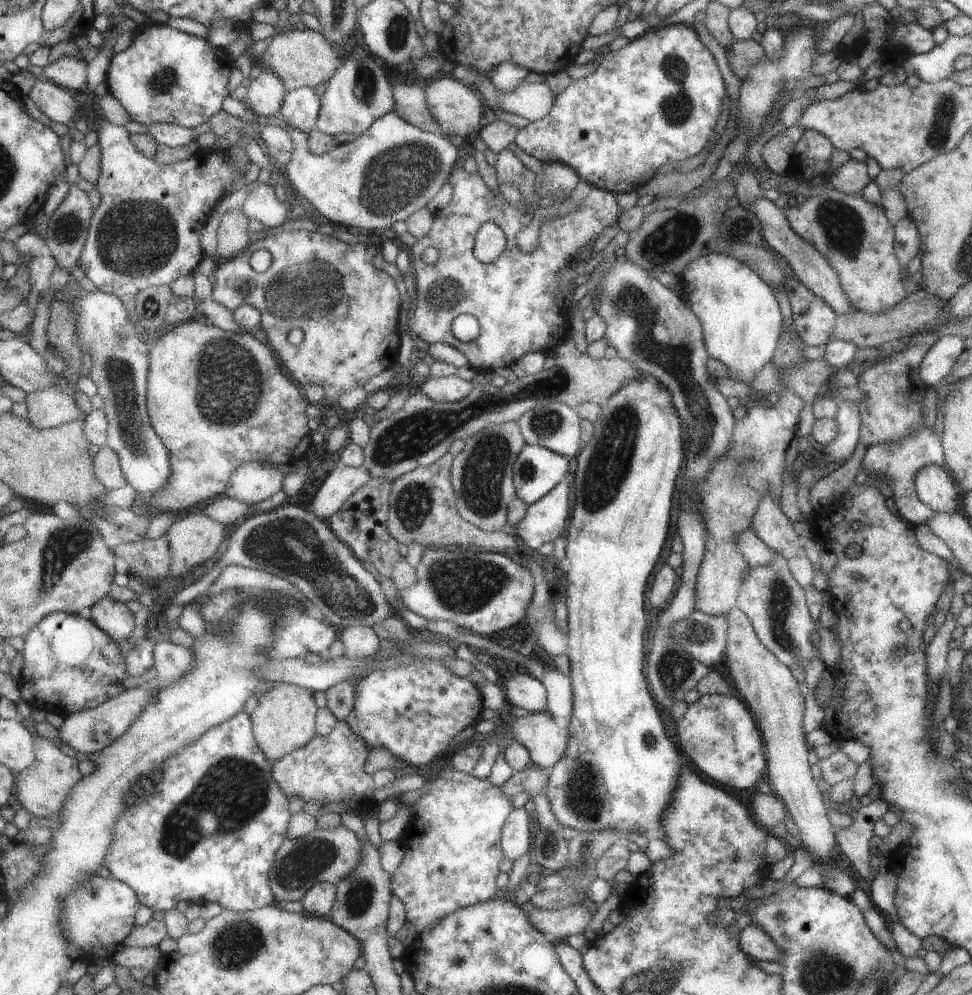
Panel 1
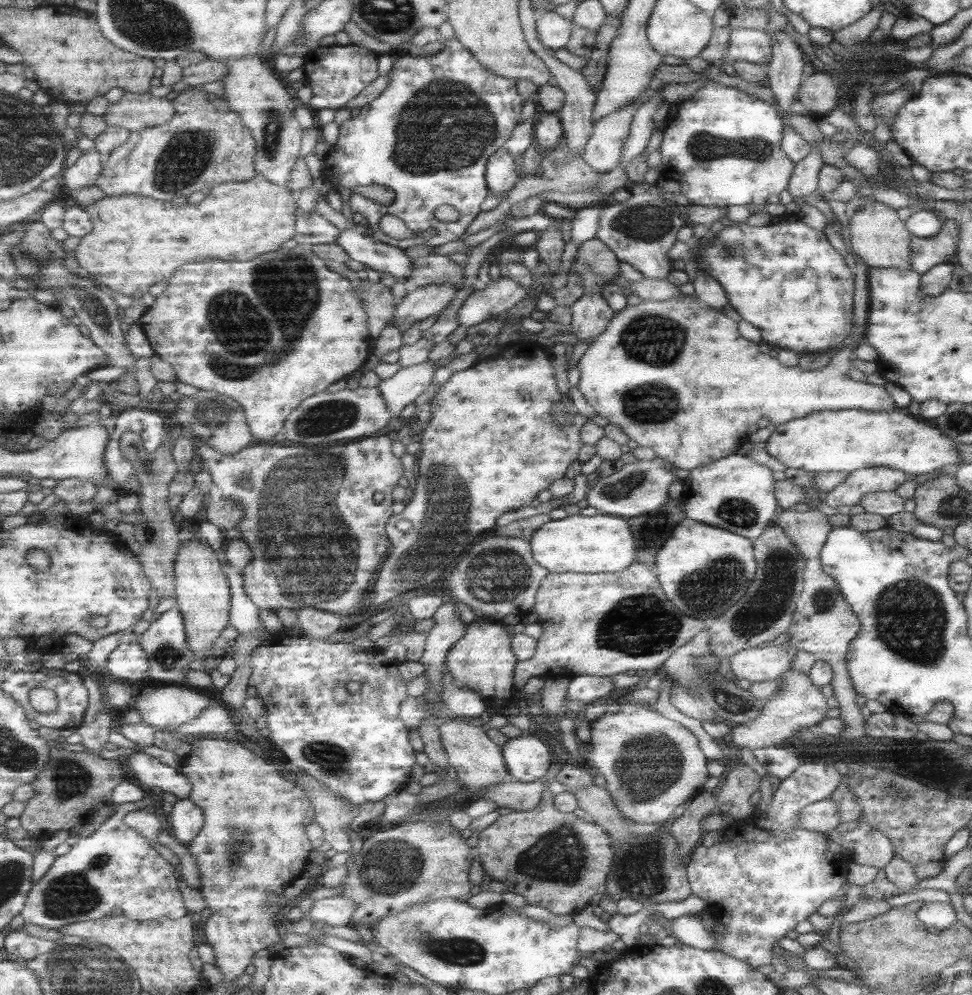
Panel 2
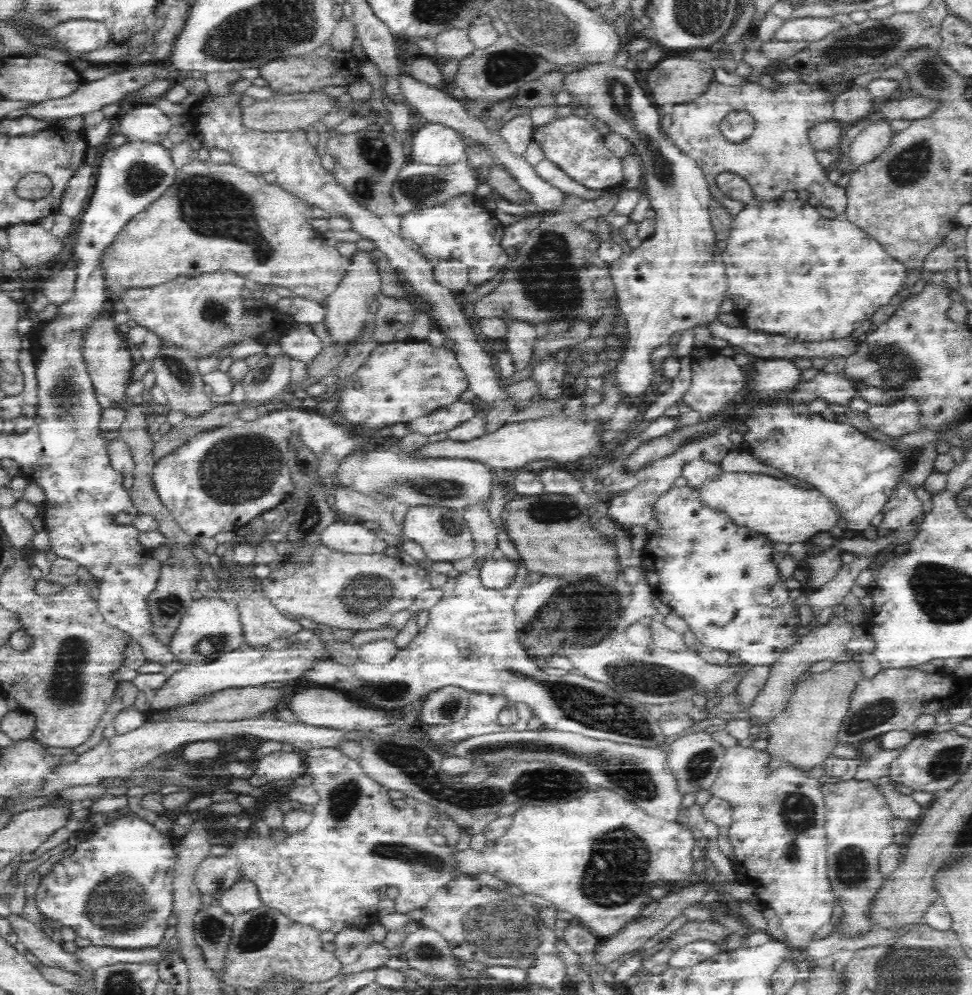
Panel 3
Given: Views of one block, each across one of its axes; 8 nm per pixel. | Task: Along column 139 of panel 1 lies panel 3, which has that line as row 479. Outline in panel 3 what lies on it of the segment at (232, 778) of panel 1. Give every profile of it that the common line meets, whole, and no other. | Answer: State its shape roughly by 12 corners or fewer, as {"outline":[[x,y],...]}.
{"outline":[[808,405],[741,420],[742,447],[821,490],[860,535],[904,455]]}

